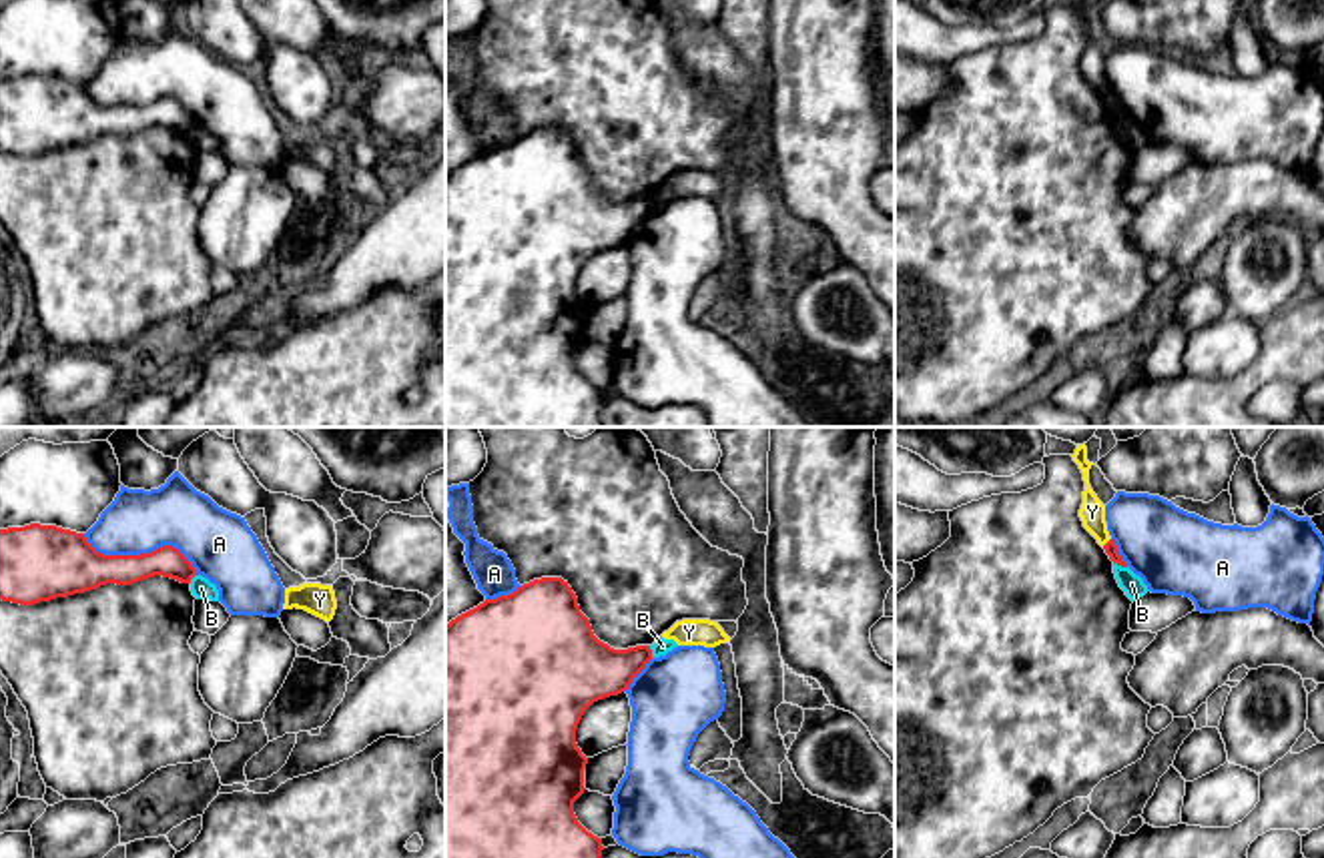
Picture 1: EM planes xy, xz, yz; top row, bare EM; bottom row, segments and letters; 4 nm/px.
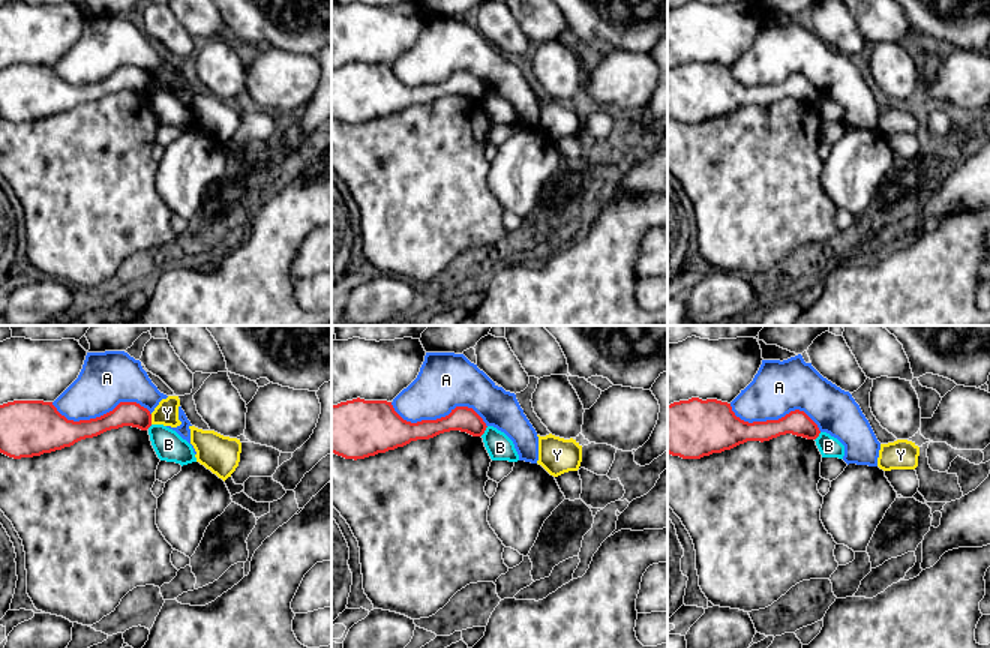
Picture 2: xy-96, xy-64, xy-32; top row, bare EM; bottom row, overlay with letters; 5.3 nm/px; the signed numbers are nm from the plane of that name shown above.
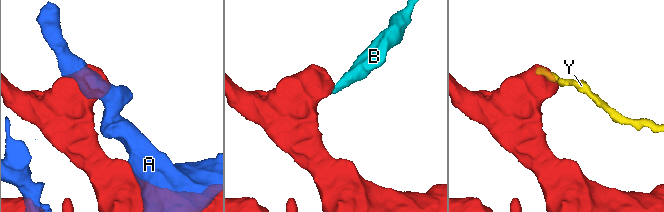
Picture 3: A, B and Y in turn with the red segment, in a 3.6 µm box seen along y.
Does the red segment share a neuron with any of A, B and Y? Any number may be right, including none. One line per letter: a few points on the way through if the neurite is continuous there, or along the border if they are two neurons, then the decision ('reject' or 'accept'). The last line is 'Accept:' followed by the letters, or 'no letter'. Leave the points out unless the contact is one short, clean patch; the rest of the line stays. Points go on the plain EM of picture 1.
A: reject
B: border along yz (1114, 113), (1126, 119); reject
Y: reject
Accept: no letter

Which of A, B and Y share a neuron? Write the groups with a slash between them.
A / B / Y

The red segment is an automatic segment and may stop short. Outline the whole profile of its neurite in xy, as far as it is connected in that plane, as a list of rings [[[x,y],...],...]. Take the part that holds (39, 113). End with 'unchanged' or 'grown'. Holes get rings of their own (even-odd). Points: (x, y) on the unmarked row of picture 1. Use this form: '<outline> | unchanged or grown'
[[[56,76],[0,80],[0,150],[34,156],[106,134],[132,136],[162,126],[191,134],[193,114],[173,96],[140,106],[104,106],[84,88]]] | unchanged

